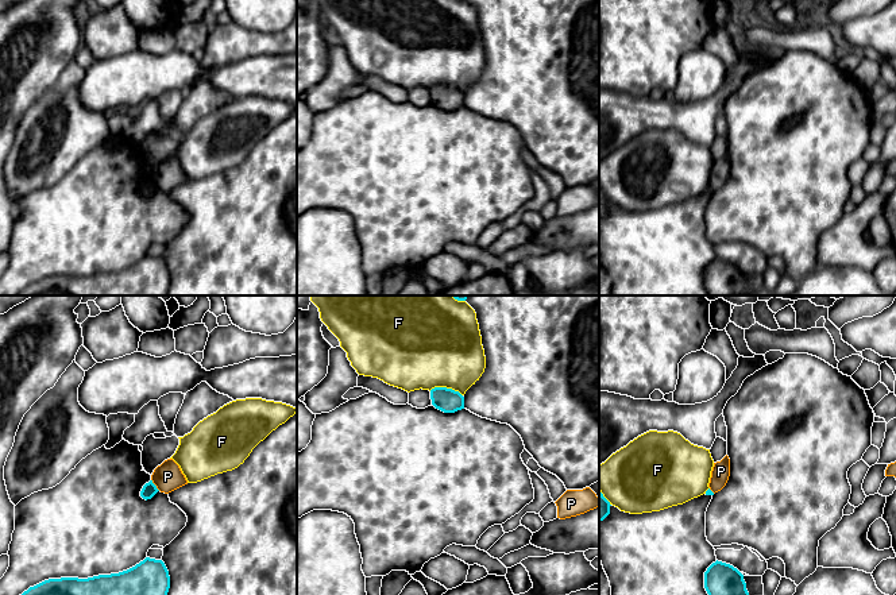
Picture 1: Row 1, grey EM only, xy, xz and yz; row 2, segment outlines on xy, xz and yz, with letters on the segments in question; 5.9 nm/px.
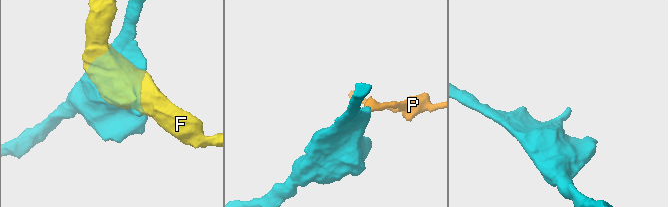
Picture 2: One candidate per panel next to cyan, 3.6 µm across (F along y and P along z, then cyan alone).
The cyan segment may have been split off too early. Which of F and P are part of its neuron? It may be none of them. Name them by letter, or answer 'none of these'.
none of these

